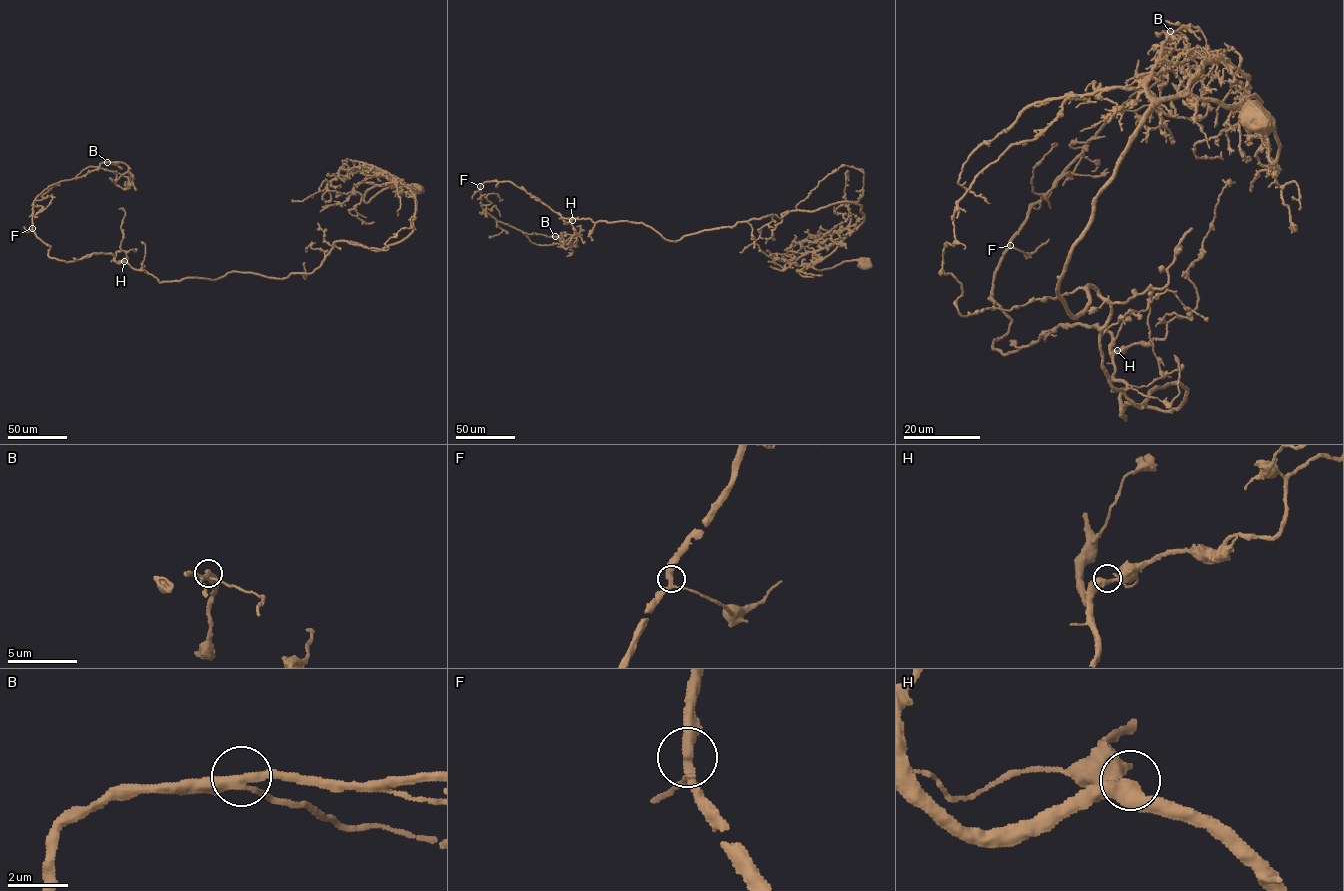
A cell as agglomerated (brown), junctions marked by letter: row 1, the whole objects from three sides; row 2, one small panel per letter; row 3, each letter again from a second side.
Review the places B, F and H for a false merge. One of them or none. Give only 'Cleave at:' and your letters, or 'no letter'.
Cleave at: no letter

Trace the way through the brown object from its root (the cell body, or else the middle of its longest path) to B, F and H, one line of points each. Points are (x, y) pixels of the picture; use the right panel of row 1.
B: (1257, 121), (1161, 100), (1060, 277), (1176, 408), (1124, 419), (1099, 326), (993, 347), (1169, 31)
F: (1257, 121), (1161, 100), (1060, 277), (1176, 408), (1124, 419), (1099, 326), (995, 349), (1009, 245)
H: (1257, 121), (1131, 140), (1058, 294), (1186, 398), (1124, 419), (1117, 350)

